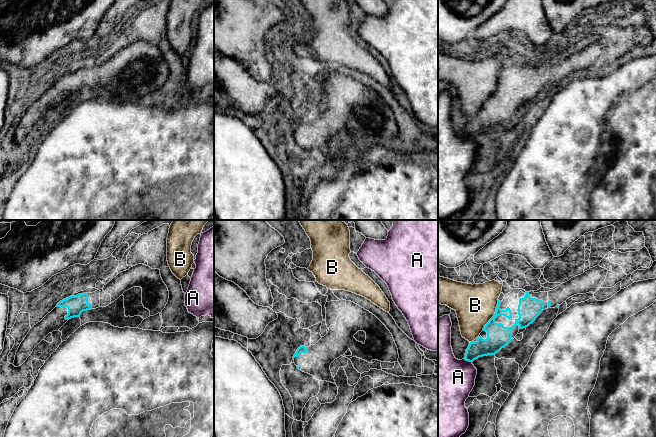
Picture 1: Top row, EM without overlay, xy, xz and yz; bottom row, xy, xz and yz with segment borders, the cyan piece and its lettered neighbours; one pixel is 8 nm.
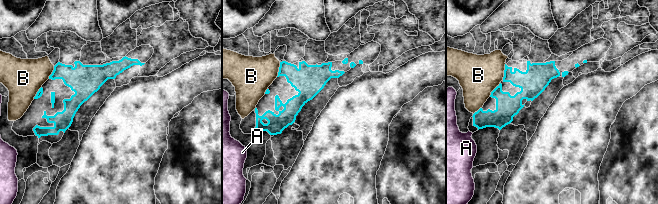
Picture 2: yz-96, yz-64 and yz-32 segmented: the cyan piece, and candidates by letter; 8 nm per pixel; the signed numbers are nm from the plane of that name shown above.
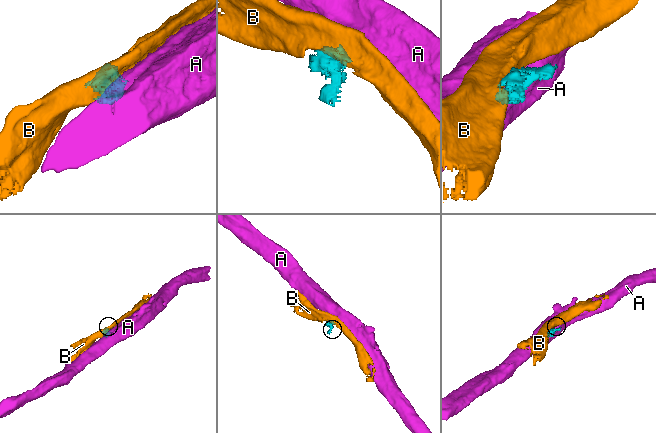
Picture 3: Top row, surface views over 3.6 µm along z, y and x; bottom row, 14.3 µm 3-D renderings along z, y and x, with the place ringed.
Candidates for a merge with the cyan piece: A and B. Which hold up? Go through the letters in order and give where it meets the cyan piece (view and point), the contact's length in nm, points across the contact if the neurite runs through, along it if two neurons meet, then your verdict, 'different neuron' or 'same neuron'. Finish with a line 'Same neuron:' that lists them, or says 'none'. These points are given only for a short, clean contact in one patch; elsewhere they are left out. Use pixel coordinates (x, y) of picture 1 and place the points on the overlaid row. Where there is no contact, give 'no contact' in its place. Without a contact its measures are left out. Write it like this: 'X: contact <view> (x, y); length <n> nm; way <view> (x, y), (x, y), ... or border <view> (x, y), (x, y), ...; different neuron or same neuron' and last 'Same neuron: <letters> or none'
A: contact yz (468, 360); length 70 nm; border yz (464, 358), (471, 362); different neuron
B: contact yz (494, 315); length 280 nm; different neuron
Same neuron: none

